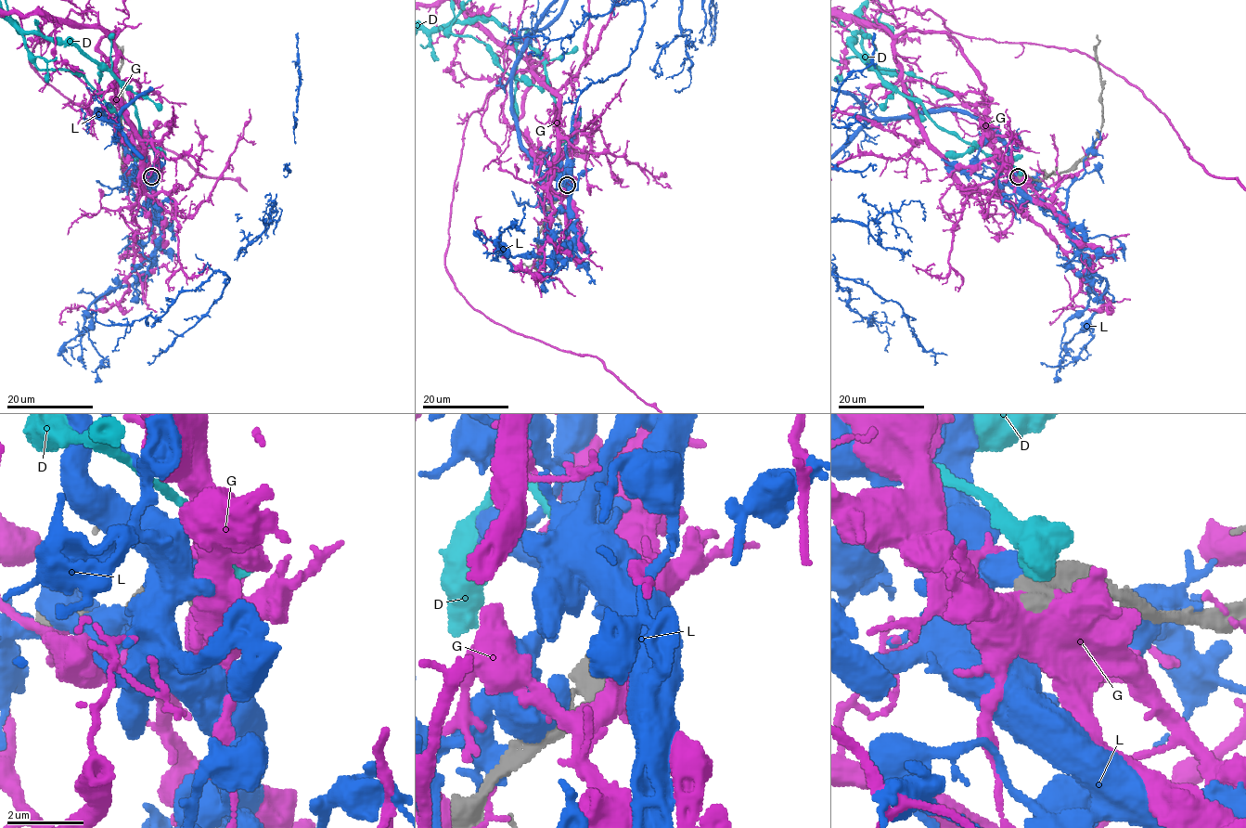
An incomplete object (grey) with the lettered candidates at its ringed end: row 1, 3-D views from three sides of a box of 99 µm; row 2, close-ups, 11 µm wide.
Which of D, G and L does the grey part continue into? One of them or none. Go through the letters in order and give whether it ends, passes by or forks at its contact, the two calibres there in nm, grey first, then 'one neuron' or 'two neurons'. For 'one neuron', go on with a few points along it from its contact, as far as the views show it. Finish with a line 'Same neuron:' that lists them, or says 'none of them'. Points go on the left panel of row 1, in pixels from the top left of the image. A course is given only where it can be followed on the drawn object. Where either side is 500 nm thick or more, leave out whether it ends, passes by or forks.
D: calibres 550 and 650 nm; two neurons
G: calibres 800 and 900 nm; two neurons
L: calibres 600 and 600 nm; two neurons
Same neuron: none of them

